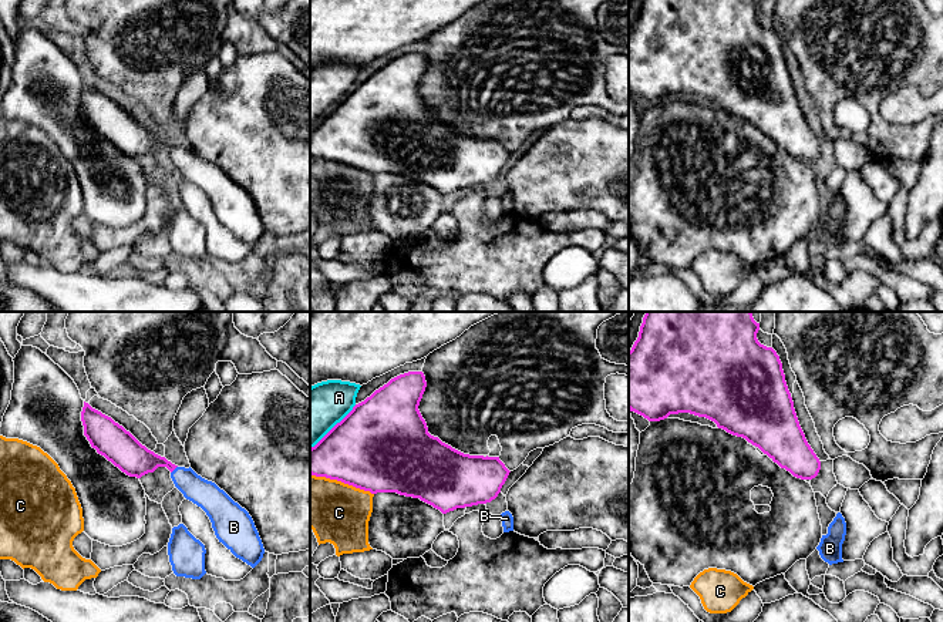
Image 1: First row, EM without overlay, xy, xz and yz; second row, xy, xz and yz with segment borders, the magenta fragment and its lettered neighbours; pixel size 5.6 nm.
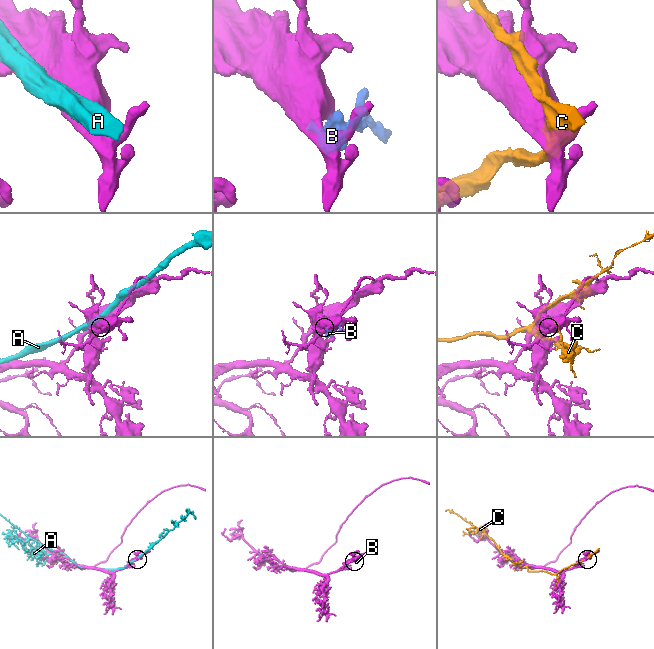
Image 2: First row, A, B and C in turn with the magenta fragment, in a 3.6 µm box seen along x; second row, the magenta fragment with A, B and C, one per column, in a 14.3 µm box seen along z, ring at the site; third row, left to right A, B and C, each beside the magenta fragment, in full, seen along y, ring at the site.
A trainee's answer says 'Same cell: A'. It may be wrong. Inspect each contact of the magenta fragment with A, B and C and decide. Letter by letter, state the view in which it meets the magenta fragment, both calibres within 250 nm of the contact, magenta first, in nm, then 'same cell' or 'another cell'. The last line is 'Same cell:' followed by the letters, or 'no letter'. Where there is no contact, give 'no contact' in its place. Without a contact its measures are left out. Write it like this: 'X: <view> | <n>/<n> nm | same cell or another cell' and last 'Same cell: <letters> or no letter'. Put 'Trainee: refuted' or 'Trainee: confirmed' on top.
Trainee: refuted
A: xz | 480/300 nm | another cell
B: xy | 190/160 nm | same cell
C: xz | 480/340 nm | another cell
Same cell: B

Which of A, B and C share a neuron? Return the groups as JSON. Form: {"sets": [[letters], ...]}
{"sets": [["A"], ["B"], ["C"]]}

